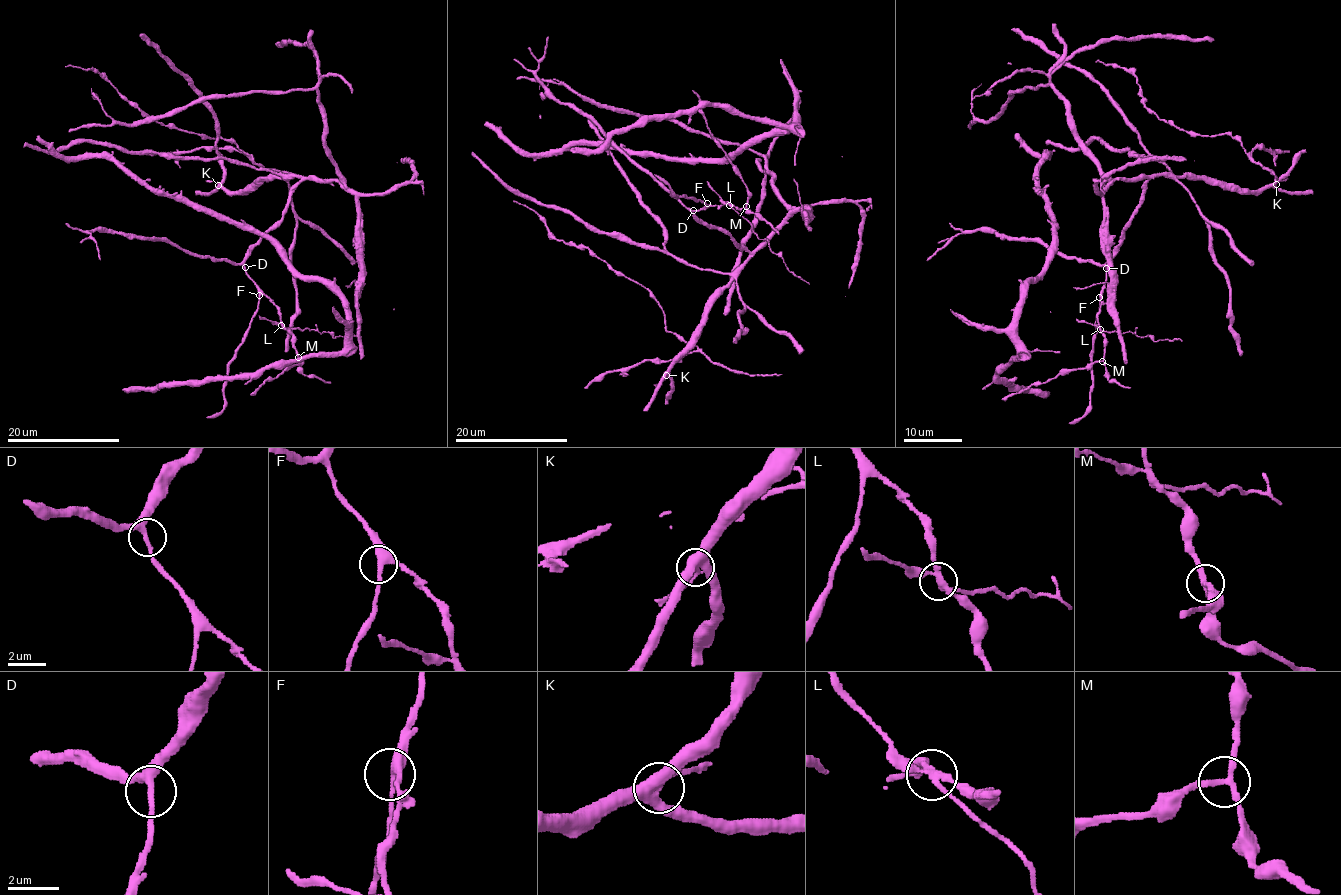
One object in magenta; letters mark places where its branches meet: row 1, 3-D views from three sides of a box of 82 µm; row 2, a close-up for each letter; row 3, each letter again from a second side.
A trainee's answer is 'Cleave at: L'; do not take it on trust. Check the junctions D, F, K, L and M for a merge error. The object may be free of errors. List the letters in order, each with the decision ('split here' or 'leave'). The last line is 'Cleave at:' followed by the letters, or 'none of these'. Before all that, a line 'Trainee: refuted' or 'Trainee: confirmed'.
Trainee: confirmed
D: leave
F: leave
K: leave
L: split here
M: leave
Cleave at: L

